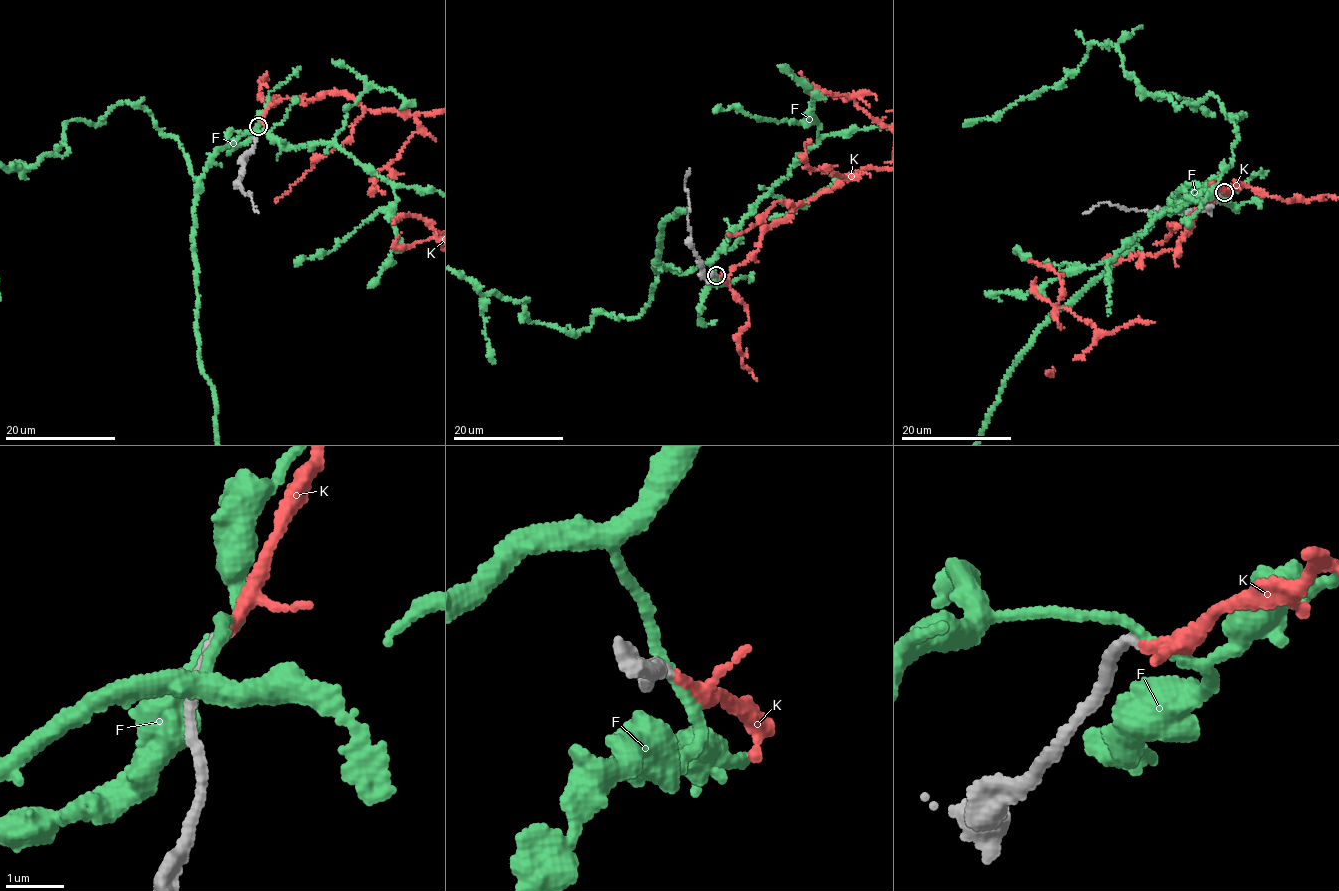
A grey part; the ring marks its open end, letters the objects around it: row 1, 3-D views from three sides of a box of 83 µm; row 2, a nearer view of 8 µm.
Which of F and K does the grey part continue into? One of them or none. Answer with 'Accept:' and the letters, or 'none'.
Accept: K

